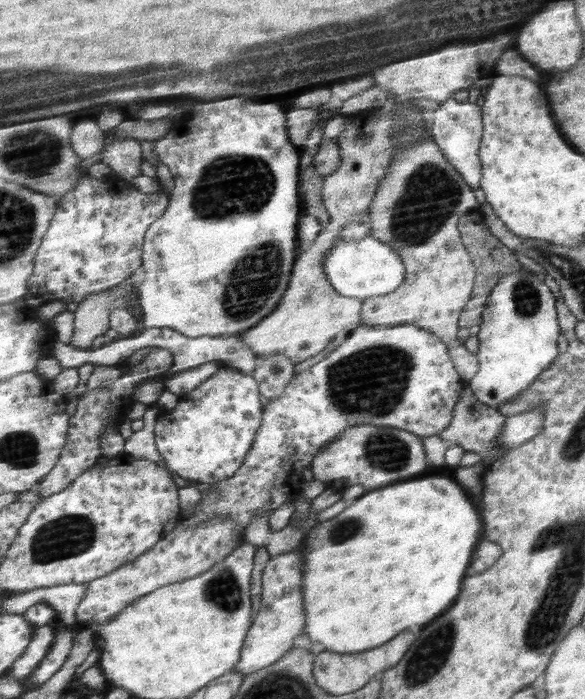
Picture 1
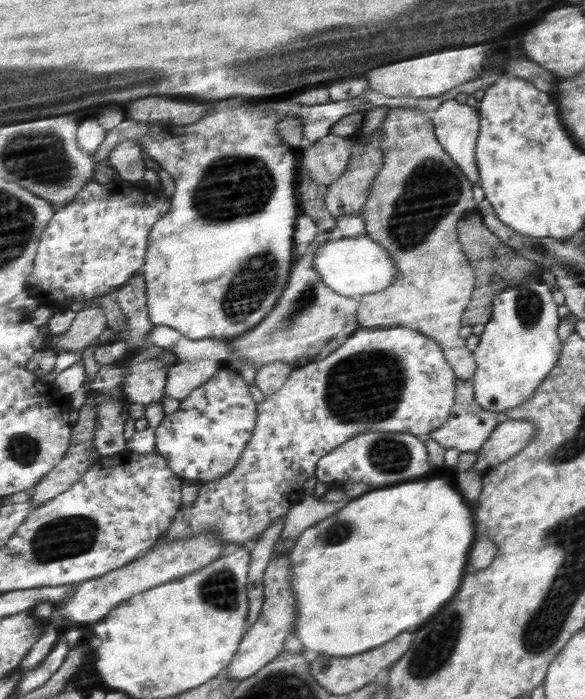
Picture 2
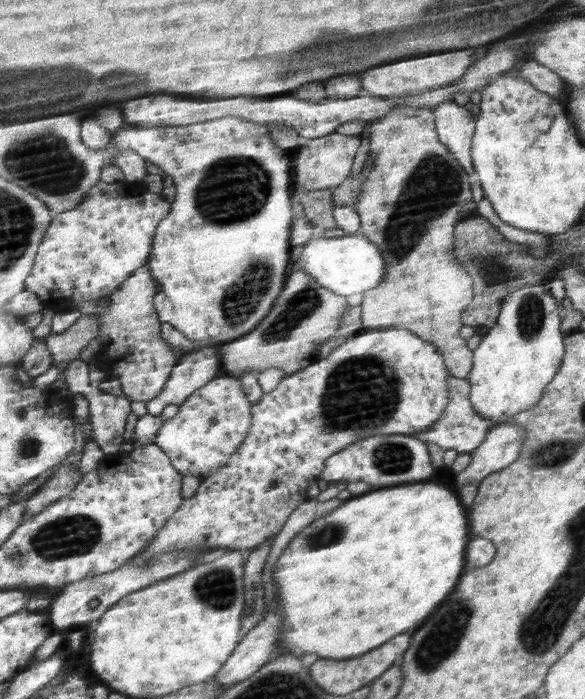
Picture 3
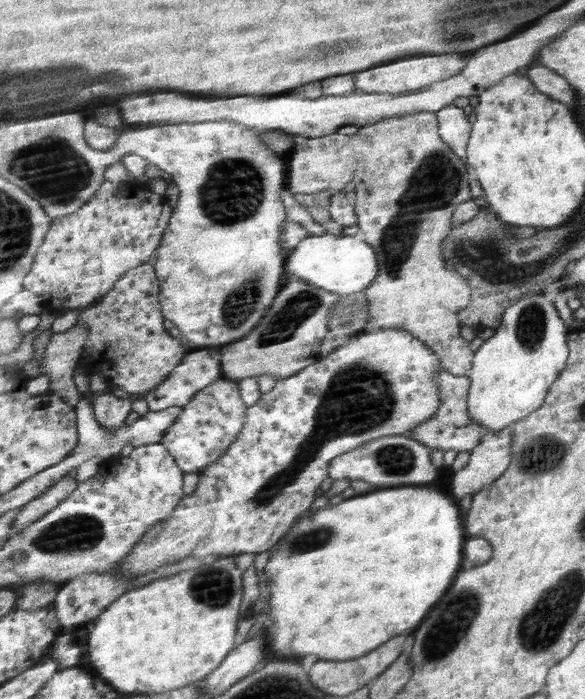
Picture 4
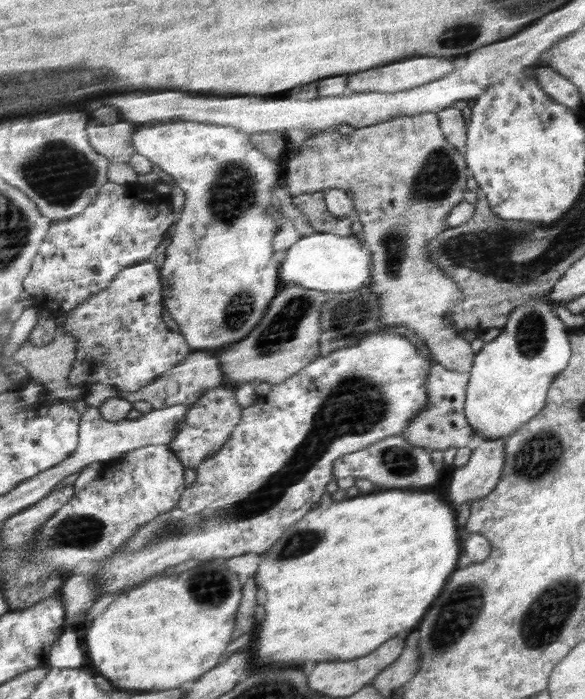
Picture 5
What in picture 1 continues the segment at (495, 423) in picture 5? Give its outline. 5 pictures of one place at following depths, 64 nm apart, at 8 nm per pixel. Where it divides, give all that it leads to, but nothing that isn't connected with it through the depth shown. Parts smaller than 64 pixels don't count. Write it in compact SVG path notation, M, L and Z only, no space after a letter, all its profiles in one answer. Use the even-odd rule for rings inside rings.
M530 270L507 275L496 286L479 325L480 348L476 351L480 368L467 383L478 402L498 409L514 401L536 381L558 356L560 326L550 288Z

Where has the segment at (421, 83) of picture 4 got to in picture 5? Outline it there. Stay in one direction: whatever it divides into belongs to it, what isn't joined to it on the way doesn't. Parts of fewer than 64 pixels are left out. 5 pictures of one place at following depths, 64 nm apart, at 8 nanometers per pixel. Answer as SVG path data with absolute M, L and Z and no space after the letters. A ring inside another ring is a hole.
M422 56L348 76L348 91L397 93L437 81L453 72L454 59Z

